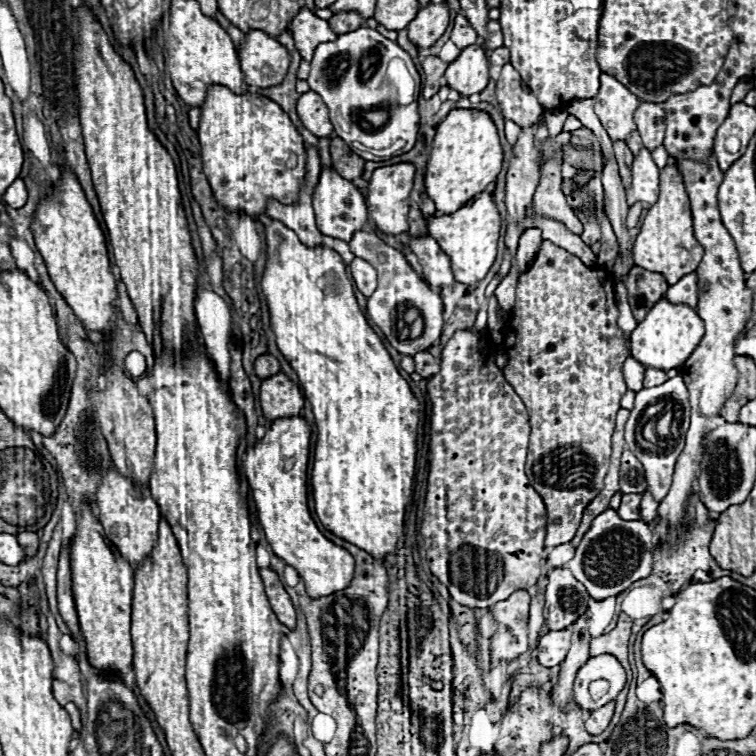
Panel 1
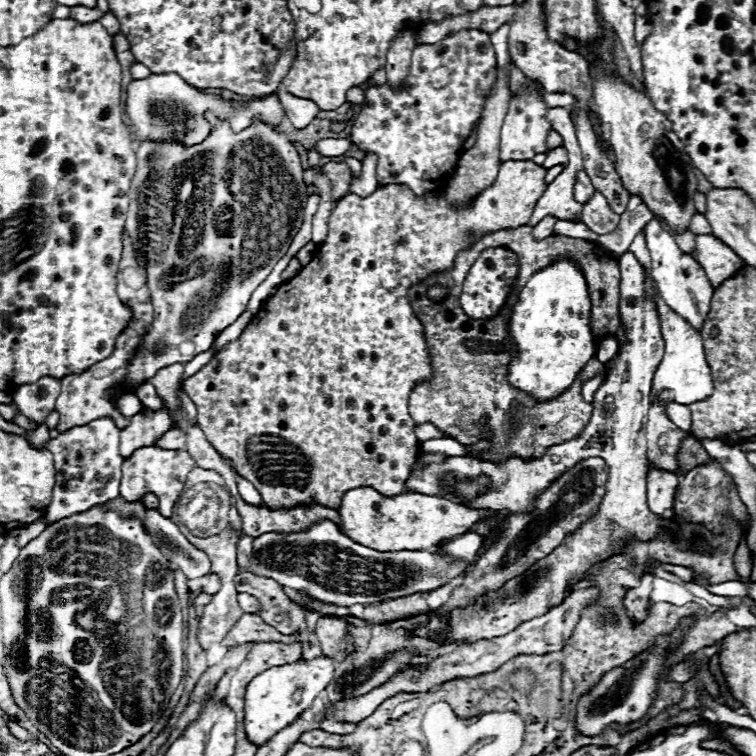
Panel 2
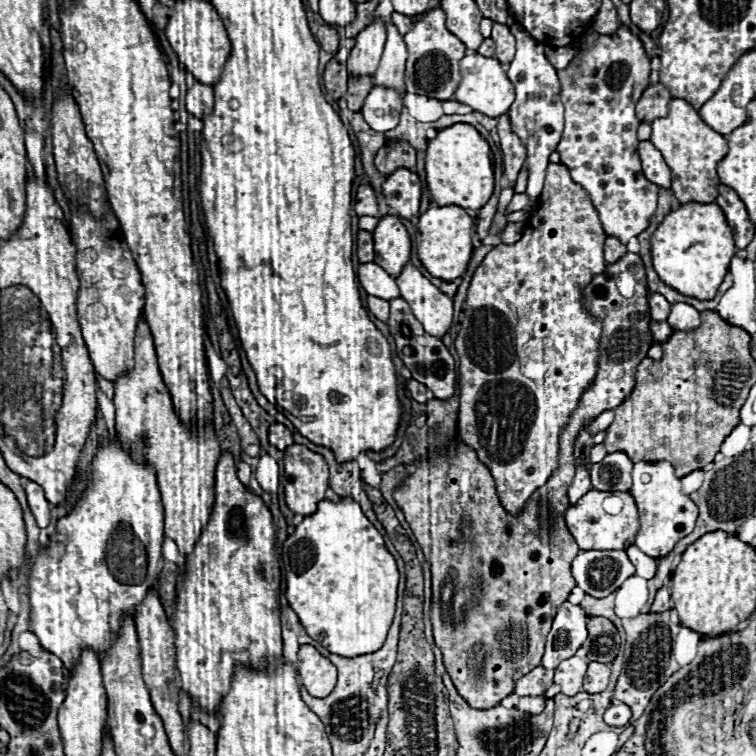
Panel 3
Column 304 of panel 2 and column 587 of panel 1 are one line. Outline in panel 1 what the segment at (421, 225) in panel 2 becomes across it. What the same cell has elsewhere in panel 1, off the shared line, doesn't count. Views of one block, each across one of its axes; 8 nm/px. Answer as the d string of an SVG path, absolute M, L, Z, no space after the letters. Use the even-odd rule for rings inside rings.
M544 240L528 272L518 278L516 302L510 318L506 320L508 364L502 372L530 414L532 434L526 474L548 510L544 542L548 548L556 548L574 538L586 504L598 496L608 472L614 420L620 410L620 398L628 390L622 378L622 364L628 356L628 348L616 320L618 308L614 300L612 274L604 268L586 266L578 256L566 252L550 240Z

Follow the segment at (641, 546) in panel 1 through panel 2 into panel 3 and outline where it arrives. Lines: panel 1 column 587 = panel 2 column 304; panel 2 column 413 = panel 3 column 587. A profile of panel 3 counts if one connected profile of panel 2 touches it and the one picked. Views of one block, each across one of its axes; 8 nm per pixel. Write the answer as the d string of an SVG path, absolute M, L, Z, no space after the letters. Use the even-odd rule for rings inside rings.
M578 552L578 556L572 562L572 576L576 580L576 586L582 588L590 596L608 596L616 592L622 582L630 576L634 576L634 566L626 558L626 552Z

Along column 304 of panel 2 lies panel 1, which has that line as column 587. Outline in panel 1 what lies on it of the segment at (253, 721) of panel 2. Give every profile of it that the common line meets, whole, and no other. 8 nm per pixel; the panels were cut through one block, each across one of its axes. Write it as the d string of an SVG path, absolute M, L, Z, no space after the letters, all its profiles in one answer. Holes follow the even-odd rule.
M598 654L598 656L592 656L578 670L576 682L574 682L574 700L584 710L596 710L606 702L614 700L618 692L624 688L624 684L626 684L626 672L622 664L610 654ZM596 680L606 680L608 684L608 690L600 698L592 698L590 694L590 684Z

